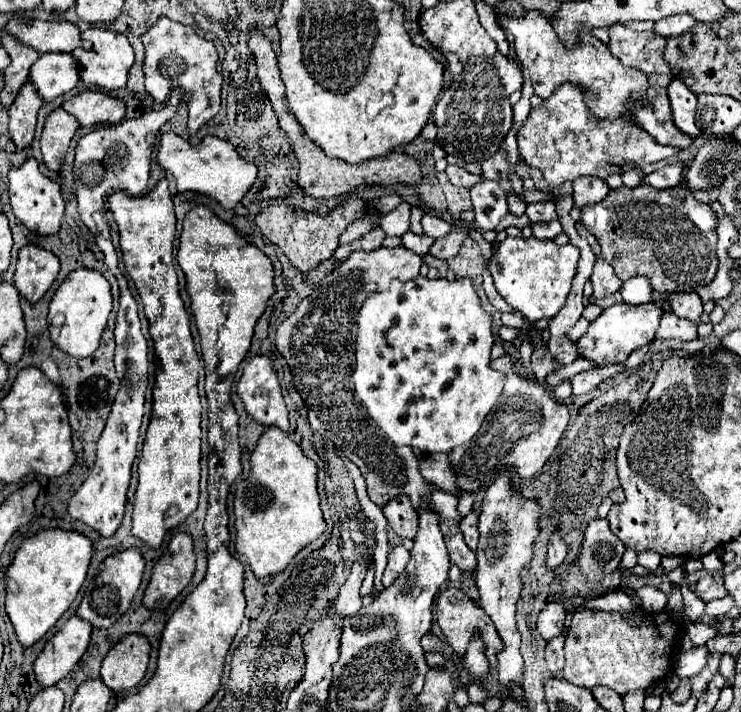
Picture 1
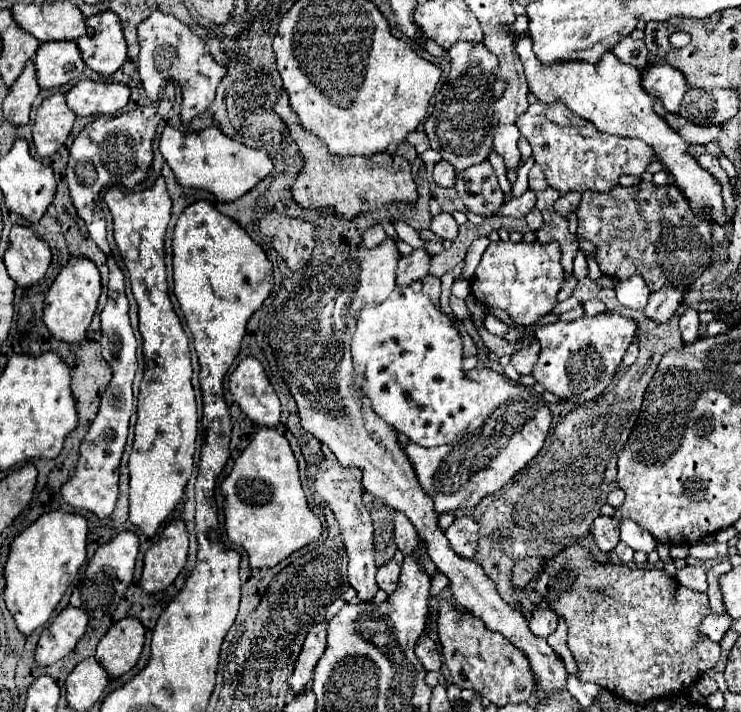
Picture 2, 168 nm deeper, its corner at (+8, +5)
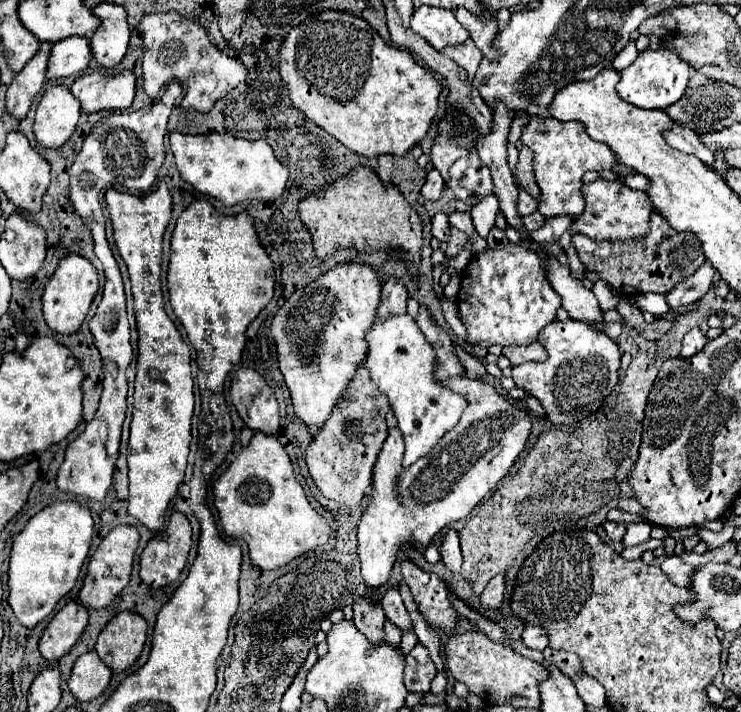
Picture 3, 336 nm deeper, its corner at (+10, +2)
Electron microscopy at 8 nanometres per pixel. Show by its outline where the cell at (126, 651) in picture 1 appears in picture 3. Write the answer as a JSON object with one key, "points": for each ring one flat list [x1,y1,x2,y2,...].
{"points":[[122,611,98,635,96,653,114,673,120,673,138,659,146,643,146,631,148,625,142,615]]}

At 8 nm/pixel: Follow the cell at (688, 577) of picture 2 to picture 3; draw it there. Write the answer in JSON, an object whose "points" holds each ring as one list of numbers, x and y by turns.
{"points":[[676,555,672,557,666,557,660,565,660,569,664,571,664,575,674,583,674,585,680,585,680,587,688,587,688,579,690,579,690,573,692,573,692,567,682,563]]}

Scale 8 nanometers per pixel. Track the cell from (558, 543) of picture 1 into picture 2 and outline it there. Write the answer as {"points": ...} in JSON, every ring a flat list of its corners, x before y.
{"points":[[532,556,532,558,524,558,520,562,516,562,516,566,512,568,512,580,516,588,524,588,528,582,536,580,536,576,540,574,540,568,544,564,542,556]]}

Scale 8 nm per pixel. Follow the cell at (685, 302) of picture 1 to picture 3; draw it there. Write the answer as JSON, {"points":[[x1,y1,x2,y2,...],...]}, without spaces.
{"points":[[698,327,692,329,692,331,684,337,684,341,682,341,682,353,680,353,680,357,688,359,688,357,696,355,706,343,708,343,708,337,706,337]]}

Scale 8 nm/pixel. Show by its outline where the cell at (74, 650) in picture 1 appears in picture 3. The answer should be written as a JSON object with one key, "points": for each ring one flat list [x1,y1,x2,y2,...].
{"points":[[70,601,66,603,54,619,48,623,40,637,40,653,46,661,56,661,66,655,72,645,78,641,82,631,88,625,88,611,82,603]]}

